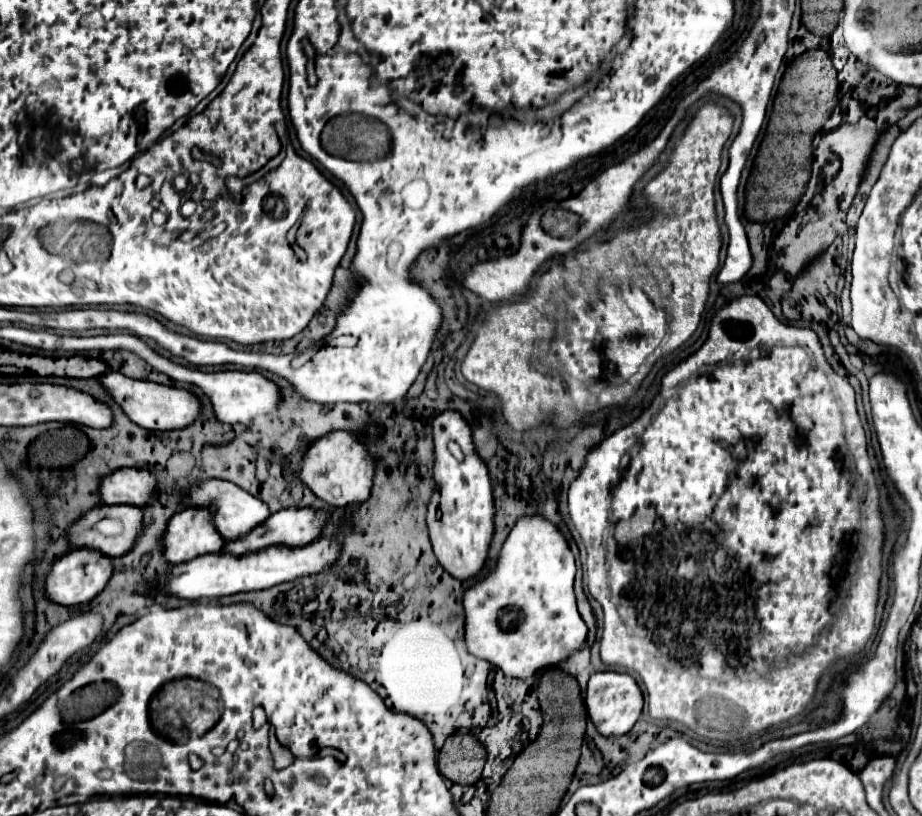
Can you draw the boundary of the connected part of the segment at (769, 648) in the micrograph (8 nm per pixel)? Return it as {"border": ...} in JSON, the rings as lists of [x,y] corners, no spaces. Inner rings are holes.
{"border":[[[741,295],[741,297],[735,297],[735,299],[731,299],[731,301],[729,301],[729,303],[725,303],[725,305],[723,305],[723,307],[721,307],[721,309],[719,309],[719,311],[717,311],[717,313],[715,313],[715,315],[713,315],[713,319],[711,319],[711,329],[709,329],[709,339],[707,339],[707,341],[705,341],[705,345],[703,345],[703,347],[701,347],[701,349],[699,349],[699,351],[695,351],[695,353],[693,353],[693,355],[689,355],[689,357],[687,357],[687,359],[685,359],[685,361],[681,361],[681,363],[679,363],[679,365],[677,365],[677,367],[675,367],[675,369],[671,369],[671,371],[667,371],[667,373],[666,373],[666,374],[665,374],[665,375],[664,375],[664,376],[663,376],[663,378],[662,378],[662,383],[661,383],[661,387],[660,387],[660,391],[659,391],[659,393],[658,393],[658,395],[657,395],[657,396],[656,396],[656,397],[655,397],[655,399],[654,399],[654,400],[653,400],[653,402],[652,402],[652,403],[651,403],[651,405],[650,405],[650,406],[649,406],[649,407],[648,407],[648,408],[646,408],[646,409],[645,409],[645,410],[644,410],[644,411],[643,411],[643,412],[642,412],[642,414],[641,414],[641,415],[640,415],[640,416],[639,416],[639,418],[637,418],[637,419],[636,419],[636,420],[635,420],[635,421],[634,421],[634,422],[633,422],[633,423],[631,423],[631,425],[627,425],[627,427],[621,427],[621,429],[617,429],[617,431],[615,431],[615,433],[613,433],[613,435],[609,435],[609,437],[607,437],[607,439],[603,439],[603,441],[601,441],[601,443],[599,443],[599,445],[595,445],[595,447],[591,447],[591,449],[589,449],[589,453],[587,453],[587,457],[585,457],[585,463],[583,463],[583,467],[581,467],[581,471],[579,471],[579,473],[577,473],[577,477],[575,477],[575,479],[573,479],[573,481],[571,481],[571,487],[569,487],[569,513],[571,513],[571,519],[573,519],[573,523],[575,523],[575,527],[577,527],[577,531],[579,531],[579,535],[581,535],[581,537],[583,537],[583,543],[585,543],[585,549],[587,549],[587,577],[589,577],[589,593],[591,593],[591,595],[593,595],[593,597],[595,597],[595,601],[599,601],[599,603],[601,603],[601,607],[603,607],[603,611],[605,611],[605,625],[603,625],[603,637],[601,637],[601,661],[603,661],[603,663],[605,663],[605,665],[607,665],[607,667],[623,667],[623,669],[629,669],[629,671],[633,671],[633,673],[637,673],[637,675],[641,675],[641,677],[643,677],[643,683],[645,683],[645,687],[647,687],[647,693],[649,693],[649,699],[651,699],[651,703],[649,703],[649,715],[651,715],[651,717],[653,717],[653,719],[655,719],[655,721],[677,721],[677,723],[683,723],[683,725],[685,725],[685,727],[689,727],[689,729],[691,729],[691,731],[695,731],[695,733],[697,733],[697,735],[701,735],[701,737],[705,737],[705,739],[719,739],[719,741],[731,741],[731,739],[733,739],[733,737],[741,737],[741,735],[747,735],[747,737],[751,737],[751,735],[757,735],[757,733],[763,733],[763,731],[767,731],[767,729],[771,729],[771,727],[773,727],[773,725],[779,725],[779,723],[785,723],[785,721],[789,721],[789,719],[793,719],[793,717],[797,717],[797,715],[801,715],[801,713],[803,713],[803,711],[805,711],[805,707],[807,707],[807,703],[809,703],[809,701],[811,701],[811,699],[813,699],[813,695],[815,695],[815,691],[817,691],[817,681],[819,681],[819,679],[821,679],[821,675],[823,675],[823,673],[825,673],[825,671],[827,671],[827,669],[829,669],[829,667],[831,667],[831,665],[833,665],[833,663],[835,663],[835,661],[837,661],[837,659],[843,659],[843,657],[853,657],[853,655],[857,655],[857,653],[861,653],[861,651],[863,651],[863,647],[865,647],[865,643],[867,643],[867,642],[868,642],[868,640],[869,640],[869,639],[870,639],[870,638],[871,638],[871,636],[872,636],[872,635],[873,635],[873,633],[874,633],[874,630],[875,630],[875,620],[876,620],[876,615],[877,615],[877,603],[879,603],[879,583],[881,583],[881,555],[883,555],[883,543],[885,543],[885,533],[883,533],[883,517],[881,517],[881,507],[880,507],[880,505],[879,505],[879,491],[878,491],[878,487],[877,487],[877,484],[876,484],[876,479],[875,479],[875,475],[873,475],[873,467],[871,467],[871,463],[869,463],[869,455],[868,455],[868,450],[867,450],[867,451],[863,451],[863,449],[859,449],[859,447],[857,447],[857,449],[855,449],[855,455],[853,455],[853,451],[851,451],[851,449],[849,449],[849,445],[847,445],[847,435],[845,435],[845,423],[843,423],[843,405],[847,405],[847,403],[851,403],[851,401],[855,401],[855,409],[857,409],[857,406],[856,406],[856,397],[855,397],[855,391],[854,391],[854,389],[853,389],[853,387],[852,387],[852,386],[851,386],[851,385],[850,385],[850,383],[849,383],[849,382],[848,382],[848,380],[846,380],[846,379],[845,379],[845,378],[843,378],[843,377],[841,377],[841,376],[839,376],[839,375],[838,375],[838,374],[837,374],[837,373],[836,373],[836,372],[835,372],[835,371],[833,371],[833,369],[831,369],[831,367],[829,367],[829,363],[827,363],[827,359],[825,359],[825,355],[823,355],[823,349],[821,349],[821,343],[819,343],[819,337],[817,337],[817,335],[815,335],[815,333],[813,333],[813,329],[809,329],[809,327],[796,327],[796,326],[793,326],[793,325],[789,325],[789,324],[787,324],[787,323],[785,323],[785,322],[784,322],[784,321],[779,321],[779,319],[777,319],[777,317],[775,317],[775,315],[773,315],[773,313],[771,313],[771,309],[769,309],[769,307],[767,307],[767,305],[765,305],[765,301],[763,301],[763,299],[761,299],[761,297],[757,297],[757,295]],[[755,345],[773,345],[773,347],[769,347],[769,349],[755,349]]]}

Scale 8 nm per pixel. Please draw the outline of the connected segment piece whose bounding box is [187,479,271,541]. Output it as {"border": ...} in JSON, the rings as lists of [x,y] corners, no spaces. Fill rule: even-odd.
{"border":[[[207,479],[207,481],[201,481],[201,483],[193,485],[193,487],[189,487],[187,493],[189,493],[189,503],[191,505],[203,507],[207,503],[213,509],[217,509],[217,513],[215,513],[215,527],[227,541],[235,541],[239,537],[245,537],[257,525],[263,525],[263,521],[267,521],[267,517],[271,517],[271,511],[267,507],[267,503],[263,503],[261,499],[253,497],[251,493],[243,491],[241,487],[237,487],[235,483],[229,483],[229,481]]]}

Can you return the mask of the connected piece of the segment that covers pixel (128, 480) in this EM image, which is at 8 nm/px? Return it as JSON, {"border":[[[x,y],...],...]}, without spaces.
{"border":[[[119,469],[101,485],[101,501],[105,505],[145,507],[157,491],[157,479],[147,469]]]}

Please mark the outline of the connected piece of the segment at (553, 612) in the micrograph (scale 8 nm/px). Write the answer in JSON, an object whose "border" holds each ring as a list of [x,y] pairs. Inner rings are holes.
{"border":[[[541,513],[521,515],[515,527],[511,529],[507,541],[503,543],[497,569],[491,575],[487,575],[479,585],[473,585],[471,589],[465,591],[465,599],[463,599],[465,631],[467,631],[465,641],[467,641],[469,653],[493,663],[505,675],[521,679],[521,681],[535,677],[547,667],[561,665],[587,639],[587,625],[581,619],[575,605],[573,579],[575,579],[575,557],[561,529],[549,519],[545,519],[545,515]],[[509,609],[517,609],[523,613],[523,623],[511,635],[507,635],[499,625],[499,617]]]}

